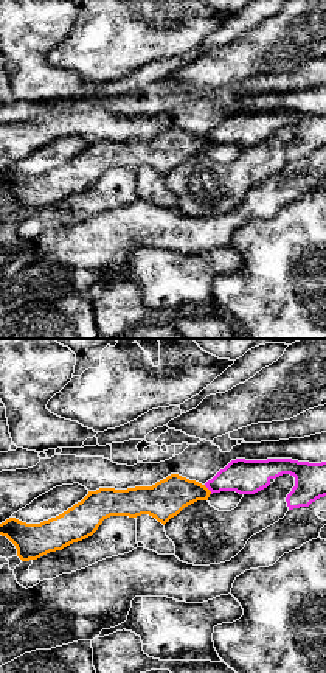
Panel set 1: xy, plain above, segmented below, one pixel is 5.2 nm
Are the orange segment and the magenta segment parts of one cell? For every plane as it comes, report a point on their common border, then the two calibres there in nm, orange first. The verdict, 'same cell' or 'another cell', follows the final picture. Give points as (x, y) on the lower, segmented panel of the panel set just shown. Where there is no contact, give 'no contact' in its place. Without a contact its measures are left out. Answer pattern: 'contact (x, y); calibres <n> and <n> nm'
contact (208, 490); calibres 200 and 180 nm

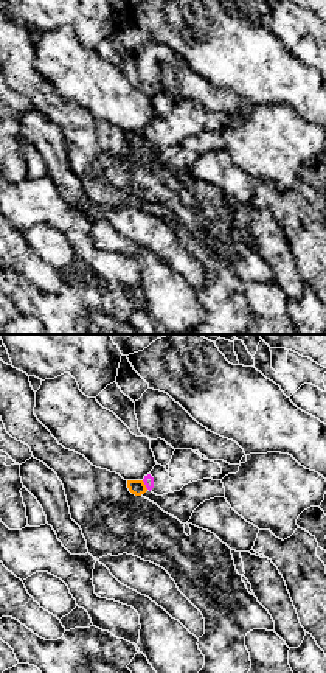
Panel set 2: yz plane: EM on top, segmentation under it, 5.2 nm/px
contact (145, 485); calibres 80 and 50 nm

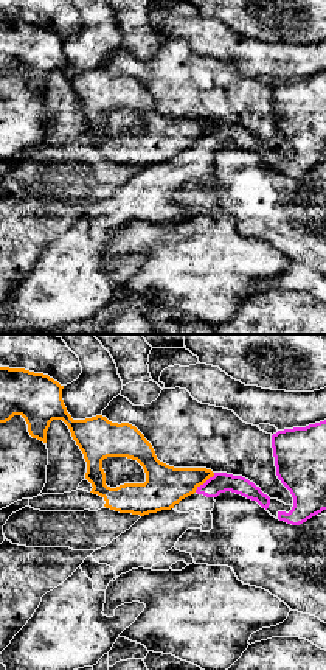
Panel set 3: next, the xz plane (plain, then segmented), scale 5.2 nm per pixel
contact (204, 482); calibres 220 and 110 nm

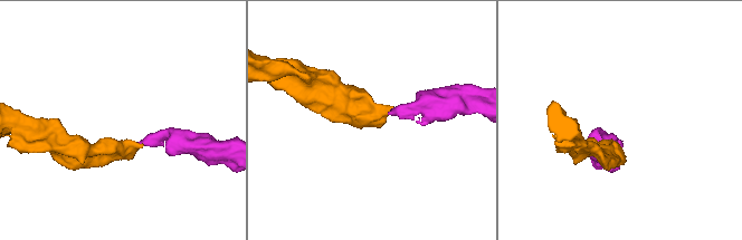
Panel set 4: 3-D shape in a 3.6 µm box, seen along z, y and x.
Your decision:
another cell

